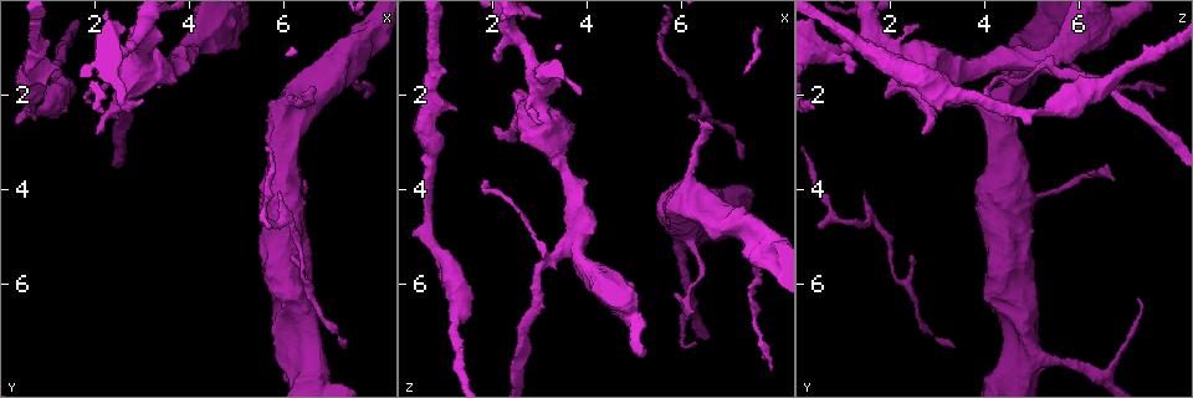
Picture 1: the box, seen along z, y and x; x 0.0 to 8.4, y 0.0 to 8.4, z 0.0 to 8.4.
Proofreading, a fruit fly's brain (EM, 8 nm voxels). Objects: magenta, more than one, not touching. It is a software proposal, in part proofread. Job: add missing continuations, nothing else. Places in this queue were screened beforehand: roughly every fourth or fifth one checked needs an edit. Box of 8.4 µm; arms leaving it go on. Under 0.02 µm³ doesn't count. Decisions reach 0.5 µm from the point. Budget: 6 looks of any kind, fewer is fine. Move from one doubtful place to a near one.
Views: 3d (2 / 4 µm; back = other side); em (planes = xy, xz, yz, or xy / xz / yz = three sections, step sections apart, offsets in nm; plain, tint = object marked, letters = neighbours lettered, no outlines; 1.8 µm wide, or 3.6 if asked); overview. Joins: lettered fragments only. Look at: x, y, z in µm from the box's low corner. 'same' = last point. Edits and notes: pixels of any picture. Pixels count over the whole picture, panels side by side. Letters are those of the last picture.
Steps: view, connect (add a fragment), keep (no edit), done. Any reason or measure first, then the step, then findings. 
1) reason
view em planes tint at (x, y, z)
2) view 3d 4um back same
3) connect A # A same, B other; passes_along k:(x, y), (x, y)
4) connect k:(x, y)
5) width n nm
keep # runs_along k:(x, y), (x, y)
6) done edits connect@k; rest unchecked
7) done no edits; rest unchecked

free end
view em planes letters at (2.05, 2.90, 2.70)

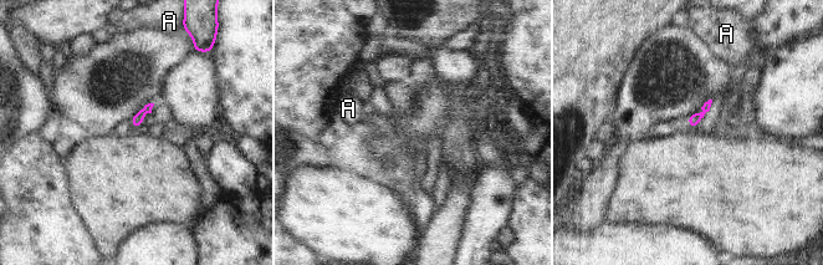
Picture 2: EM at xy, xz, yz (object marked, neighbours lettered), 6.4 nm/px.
keep # A other; border 2:(154, 103), (151, 112); none of them fits

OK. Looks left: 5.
tapers out
view em planes letters at (6.60, 1.90, 2.65)

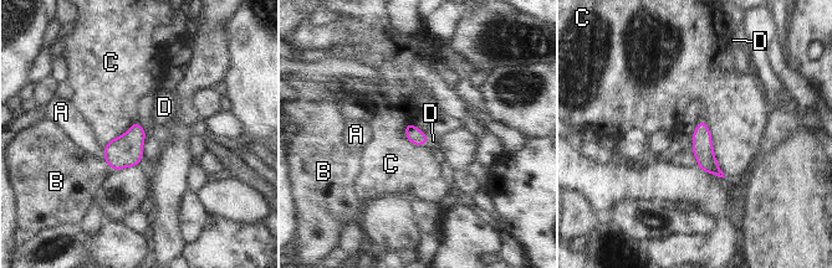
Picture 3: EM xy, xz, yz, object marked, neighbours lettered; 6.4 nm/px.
connect D # A other, B other, C other, D same; passes_along 3:(416, 137), (427, 139), (433, 140); the neuron continues

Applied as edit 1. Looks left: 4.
view overview

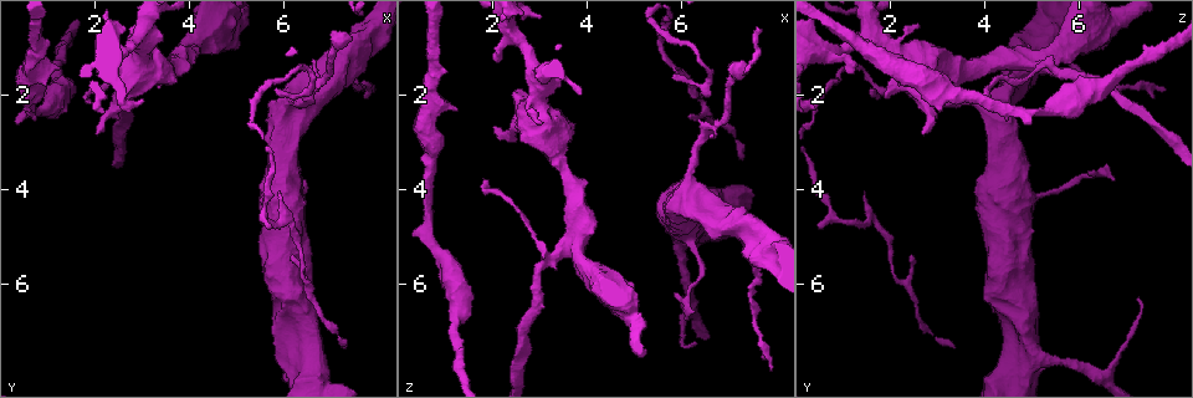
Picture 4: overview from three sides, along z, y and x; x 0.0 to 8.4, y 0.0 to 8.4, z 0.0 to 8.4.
branch stops here
view 3d 4um at (6.20, 5.45, 2.45)

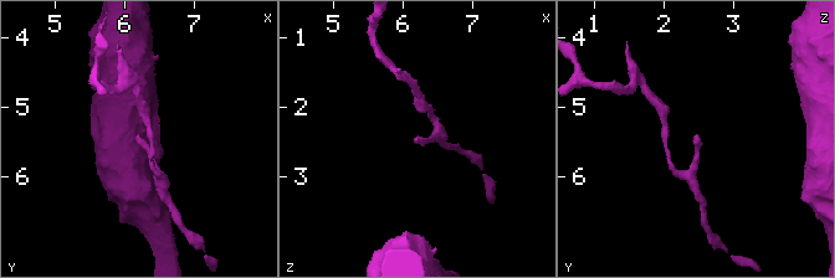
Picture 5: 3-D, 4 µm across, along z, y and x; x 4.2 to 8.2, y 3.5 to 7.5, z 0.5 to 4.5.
need the tissue
view em xy step 8 plain at (6.15, 5.45, 2.40)

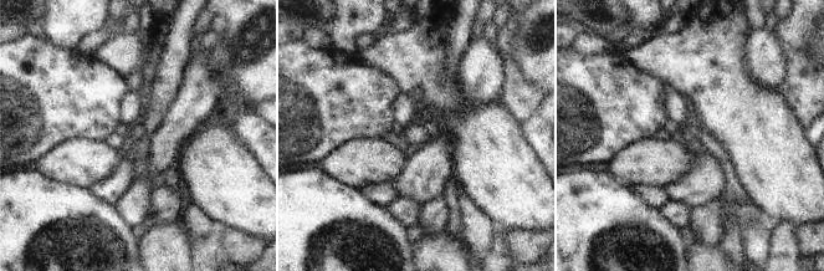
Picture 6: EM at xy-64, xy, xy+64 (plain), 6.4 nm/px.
what lies round it
view em xy step 8 letters same

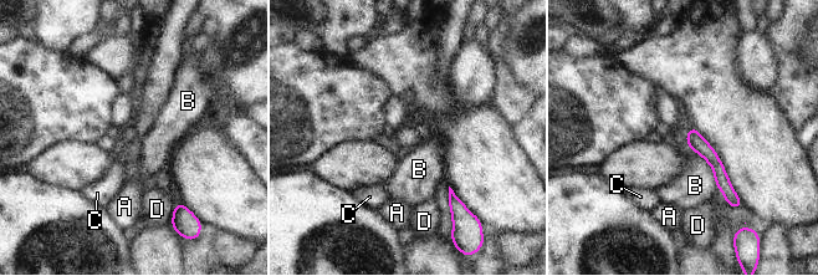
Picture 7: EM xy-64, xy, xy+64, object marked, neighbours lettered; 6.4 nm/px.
longest_contact B 300 nm
keep # A other, B other, C other, D other; border 7:(691, 149), (710, 165), (717, 187); no lettered fragment goes on from it

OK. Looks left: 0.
done edits connect@3; rest unchecked

